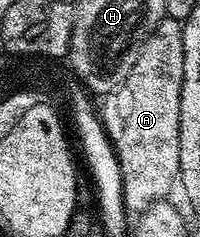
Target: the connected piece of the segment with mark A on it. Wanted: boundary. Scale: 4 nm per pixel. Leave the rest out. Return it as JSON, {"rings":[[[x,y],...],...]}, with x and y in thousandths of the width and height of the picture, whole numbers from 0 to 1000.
{"rings":[[[825,72],[750,135],[730,186],[670,253],[670,287],[610,338],[590,371],[515,401],[495,435],[495,494],[525,557],[560,599],[565,641],[605,700],[620,781],[620,882],[695,911],[730,878],[845,831],[860,781],[885,781],[900,747],[900,443],[910,439],[910,304],[920,300],[920,114],[880,80]]]}

